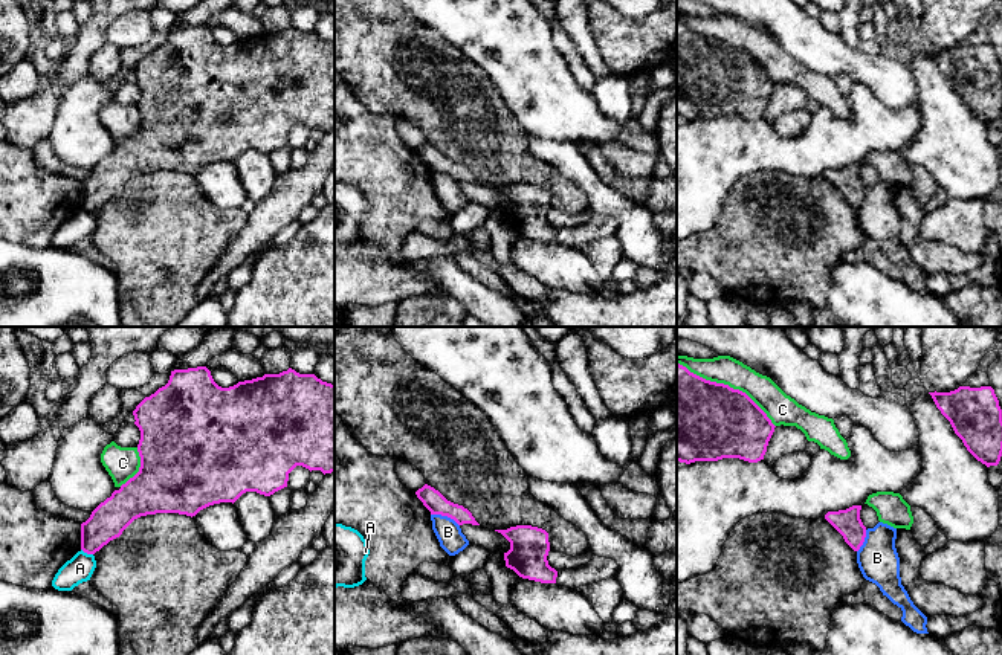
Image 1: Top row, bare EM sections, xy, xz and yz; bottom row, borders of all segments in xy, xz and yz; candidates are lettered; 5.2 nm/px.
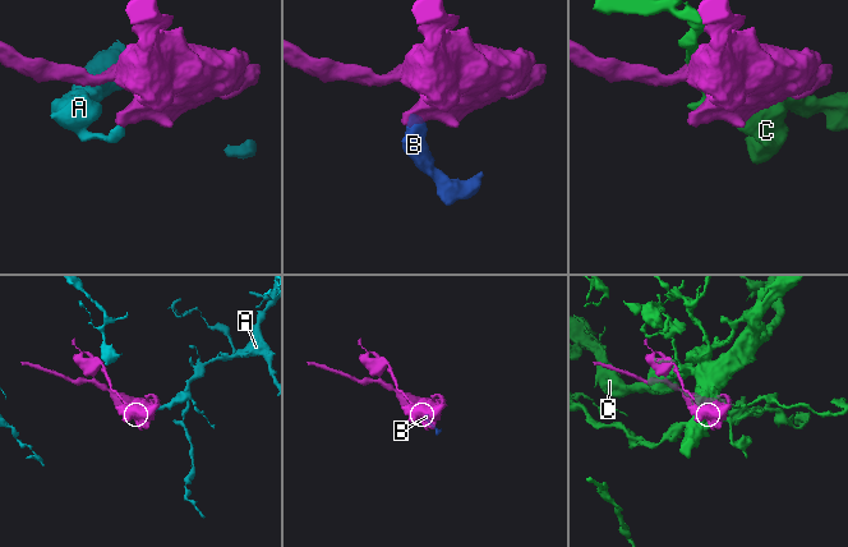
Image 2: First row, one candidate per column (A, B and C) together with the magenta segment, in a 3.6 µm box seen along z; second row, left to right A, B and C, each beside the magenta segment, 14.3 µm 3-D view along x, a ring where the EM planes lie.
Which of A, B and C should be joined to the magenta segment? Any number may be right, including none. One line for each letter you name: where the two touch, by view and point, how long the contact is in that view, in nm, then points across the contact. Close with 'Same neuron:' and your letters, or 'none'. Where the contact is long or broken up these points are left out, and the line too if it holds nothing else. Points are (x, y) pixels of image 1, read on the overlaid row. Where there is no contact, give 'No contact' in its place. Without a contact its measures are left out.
Same neuron: none

